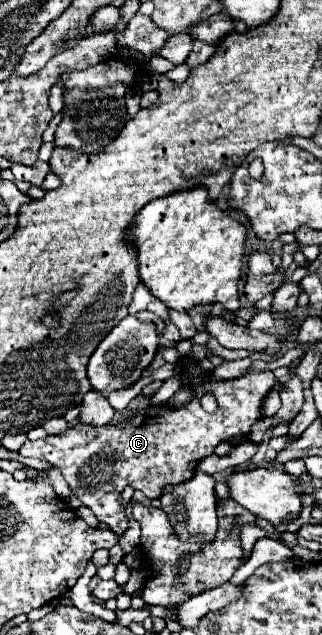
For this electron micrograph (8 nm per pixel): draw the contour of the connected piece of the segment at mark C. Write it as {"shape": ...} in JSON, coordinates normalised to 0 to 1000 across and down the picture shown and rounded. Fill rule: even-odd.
{"shape":[[[587,567],[556,570],[562,576],[562,592],[581,605],[599,608],[606,627],[568,639],[562,646],[543,646],[519,636],[506,639],[469,639],[444,649],[444,655],[413,658],[407,665],[376,665],[370,671],[270,671],[270,668],[239,668],[233,674],[202,677],[196,683],[177,687],[140,687],[121,693],[84,693],[62,706],[62,713],[75,720],[118,721],[158,728],[189,740],[202,756],[214,759],[220,772],[233,781],[289,803],[289,809],[307,816],[307,822],[332,825],[357,841],[382,841],[394,835],[394,809],[382,800],[376,775],[388,765],[407,765],[413,772],[438,772],[457,784],[494,784],[525,762],[562,762],[587,756],[606,746],[606,737],[630,718],[655,718],[661,706],[686,696],[724,693],[724,690],[755,690],[773,687],[780,671],[811,658],[811,636],[817,627],[842,617],[854,605],[848,586],[773,586],[736,598],[705,598],[705,602],[668,602],[661,595],[643,595],[612,573],[593,573]],[[661,620],[674,627],[674,646],[668,649],[637,649],[624,643],[624,624]]]}

